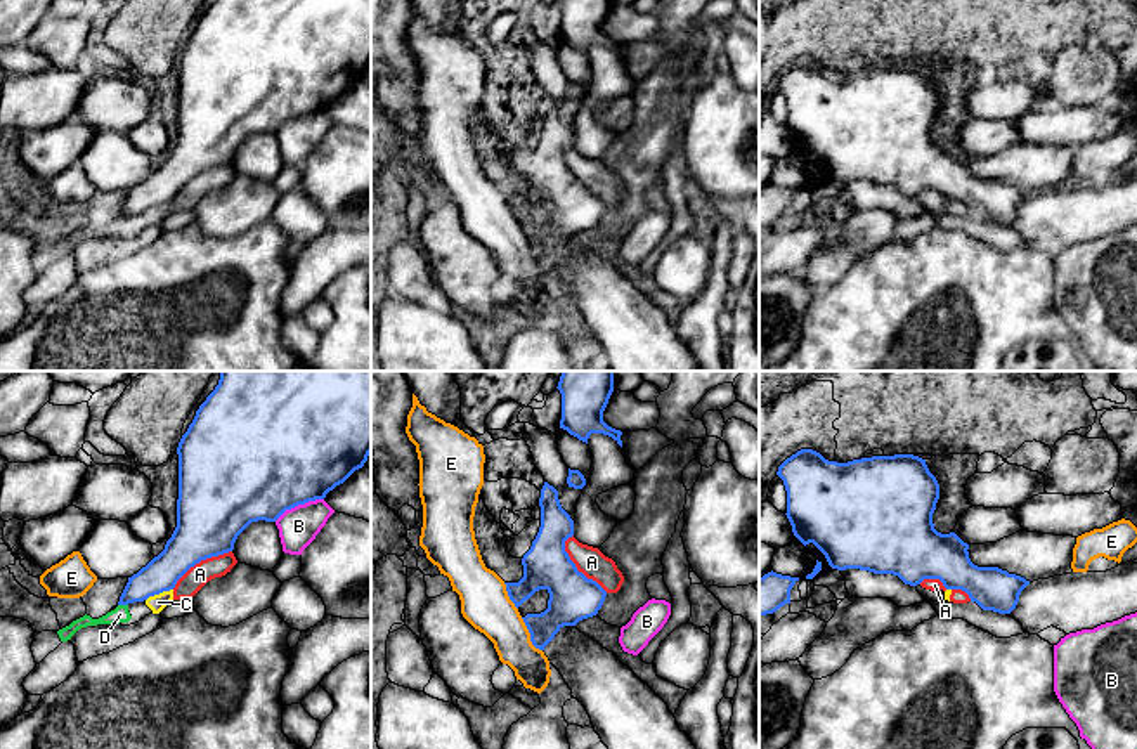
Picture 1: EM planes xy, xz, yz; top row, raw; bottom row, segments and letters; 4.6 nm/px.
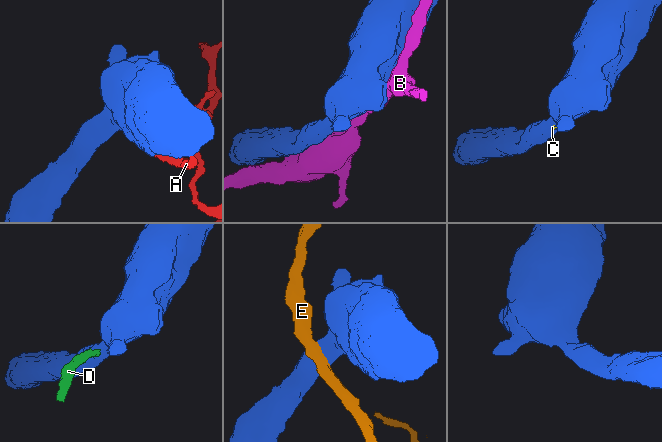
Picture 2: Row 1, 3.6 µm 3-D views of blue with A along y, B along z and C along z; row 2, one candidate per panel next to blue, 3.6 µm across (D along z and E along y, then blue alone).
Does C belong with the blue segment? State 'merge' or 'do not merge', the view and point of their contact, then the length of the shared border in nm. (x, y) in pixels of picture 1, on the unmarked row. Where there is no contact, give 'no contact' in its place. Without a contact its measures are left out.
do not merge; meets blue in xy at (158, 205); contact 140 nm long

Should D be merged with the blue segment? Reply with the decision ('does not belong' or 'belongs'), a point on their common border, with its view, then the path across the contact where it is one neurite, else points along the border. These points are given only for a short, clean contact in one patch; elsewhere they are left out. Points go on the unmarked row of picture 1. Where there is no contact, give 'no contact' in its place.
does not belong; contact xy (123, 215); border xy (118, 215), (127, 217)

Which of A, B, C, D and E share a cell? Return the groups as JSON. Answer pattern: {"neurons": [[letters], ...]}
{"neurons": [["A", "C", "D"], ["B"], ["E"]]}

